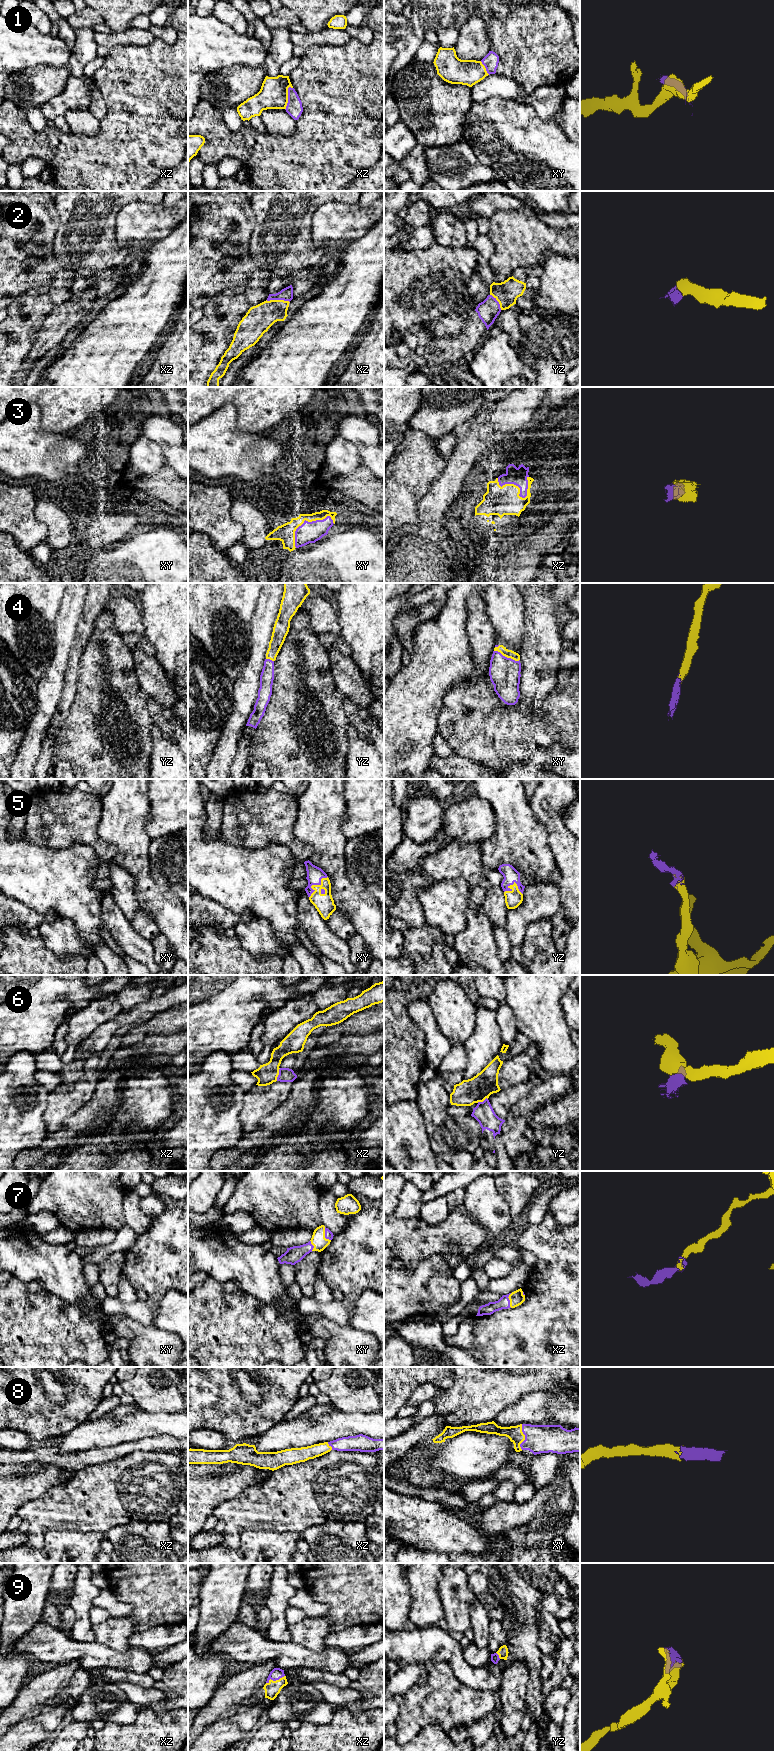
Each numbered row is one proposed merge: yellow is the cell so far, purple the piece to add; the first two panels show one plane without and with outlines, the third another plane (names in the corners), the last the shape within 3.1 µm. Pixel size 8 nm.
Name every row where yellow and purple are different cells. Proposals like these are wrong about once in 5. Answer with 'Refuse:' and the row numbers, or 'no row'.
Refuse: 1, 6

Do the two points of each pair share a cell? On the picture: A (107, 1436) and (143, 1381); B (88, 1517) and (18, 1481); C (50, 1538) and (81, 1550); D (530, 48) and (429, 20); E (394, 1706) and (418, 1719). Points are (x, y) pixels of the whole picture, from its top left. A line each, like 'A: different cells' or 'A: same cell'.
A: different cells
B: different cells
C: same cell
D: same cell
E: different cells

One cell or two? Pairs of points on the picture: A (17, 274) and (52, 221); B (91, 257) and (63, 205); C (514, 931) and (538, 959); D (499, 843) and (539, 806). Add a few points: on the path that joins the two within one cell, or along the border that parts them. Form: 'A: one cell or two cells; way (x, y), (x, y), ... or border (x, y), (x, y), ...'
A: one cell; way (17, 261), (39, 234)
B: one cell; way (87, 244), (78, 242), (76, 225), (71, 220)
C: two cells; border (536, 921), (527, 925), (523, 942), (519, 946)
D: two cells; border (529, 800), (534, 815), (546, 832)

